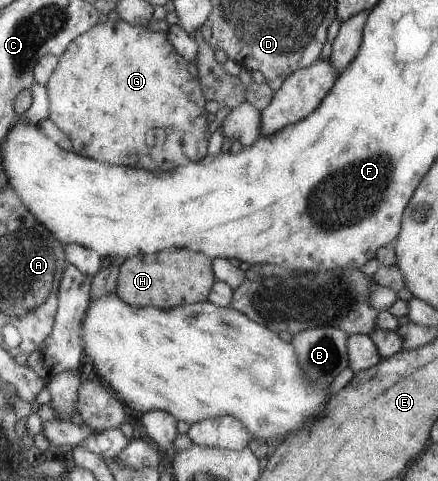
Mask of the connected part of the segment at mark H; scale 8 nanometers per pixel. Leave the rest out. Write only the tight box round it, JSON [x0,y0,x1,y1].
[116,249,214,309]

